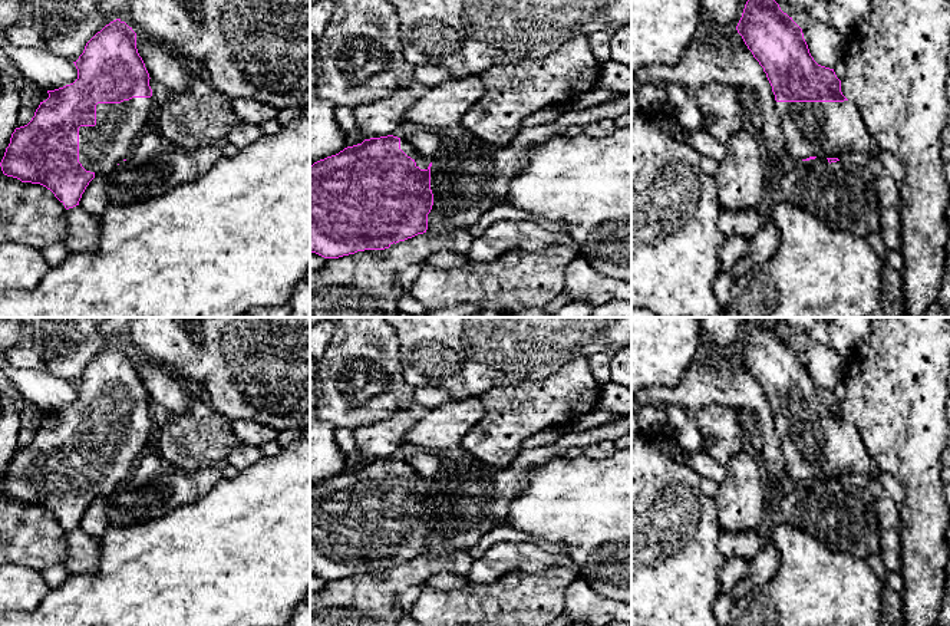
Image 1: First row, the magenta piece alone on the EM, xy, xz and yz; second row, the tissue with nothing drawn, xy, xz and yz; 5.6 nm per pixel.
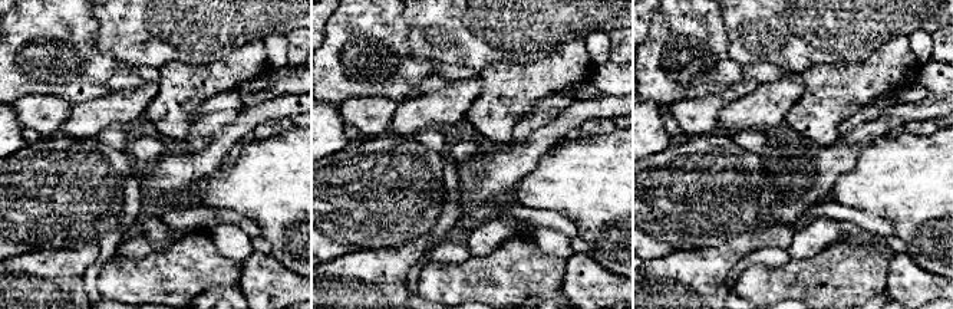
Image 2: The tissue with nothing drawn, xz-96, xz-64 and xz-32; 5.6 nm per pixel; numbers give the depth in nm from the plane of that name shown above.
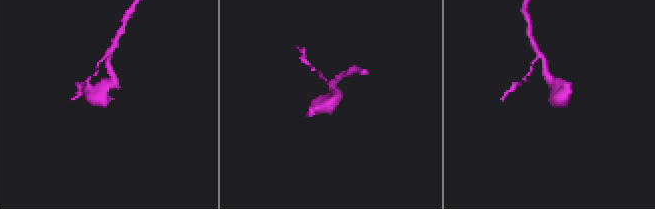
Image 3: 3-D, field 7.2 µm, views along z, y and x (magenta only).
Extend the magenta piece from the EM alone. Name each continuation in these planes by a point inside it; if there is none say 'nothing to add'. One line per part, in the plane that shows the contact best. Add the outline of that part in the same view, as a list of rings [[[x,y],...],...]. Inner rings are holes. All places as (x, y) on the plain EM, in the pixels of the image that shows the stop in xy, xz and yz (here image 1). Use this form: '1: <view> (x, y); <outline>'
1: xy (102, 468); [[[154,418],[98,425],[96,447],[79,449],[82,488],[98,498],[129,481],[136,462],[155,448],[155,431]]]

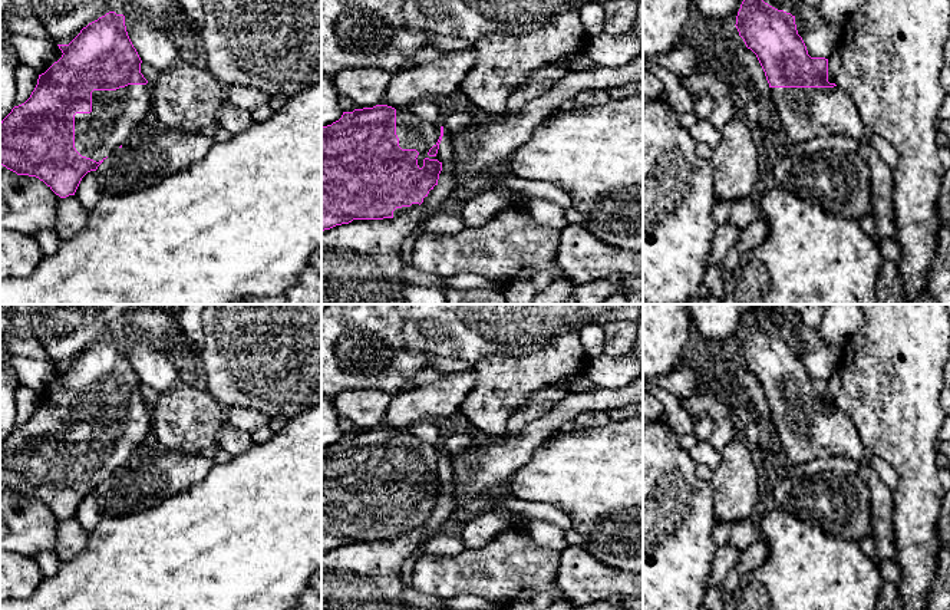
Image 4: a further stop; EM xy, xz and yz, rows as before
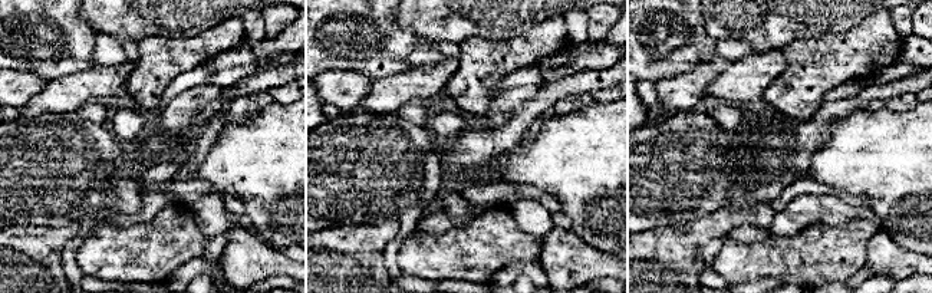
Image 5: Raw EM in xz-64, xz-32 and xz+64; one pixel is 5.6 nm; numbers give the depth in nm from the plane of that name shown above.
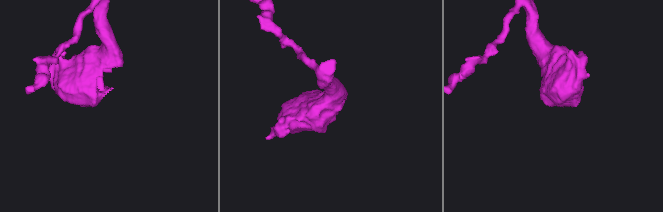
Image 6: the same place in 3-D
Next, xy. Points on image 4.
1: xy (116, 437); [[[149,405],[128,406],[116,412],[93,412],[92,433],[75,436],[75,469],[82,478],[99,484],[121,466],[132,464],[138,449],[151,441]]]

